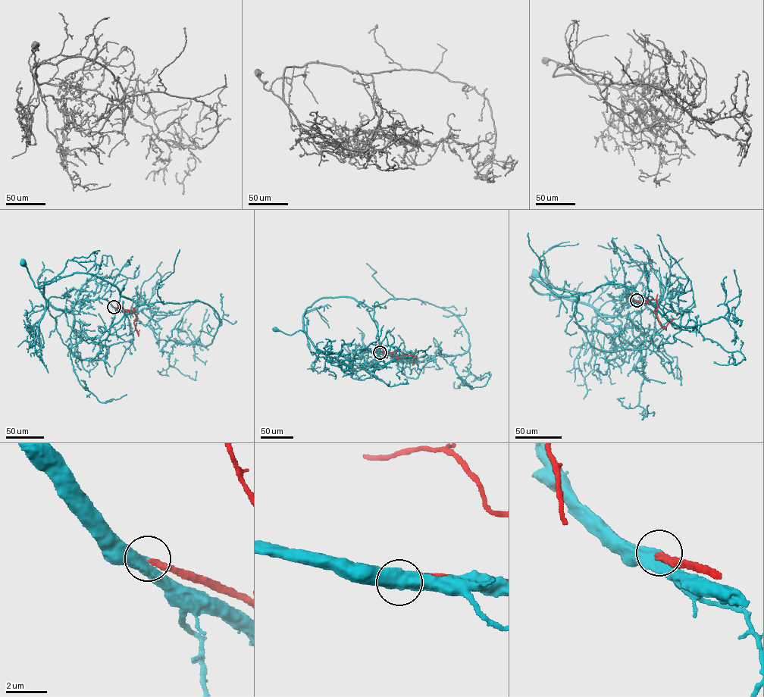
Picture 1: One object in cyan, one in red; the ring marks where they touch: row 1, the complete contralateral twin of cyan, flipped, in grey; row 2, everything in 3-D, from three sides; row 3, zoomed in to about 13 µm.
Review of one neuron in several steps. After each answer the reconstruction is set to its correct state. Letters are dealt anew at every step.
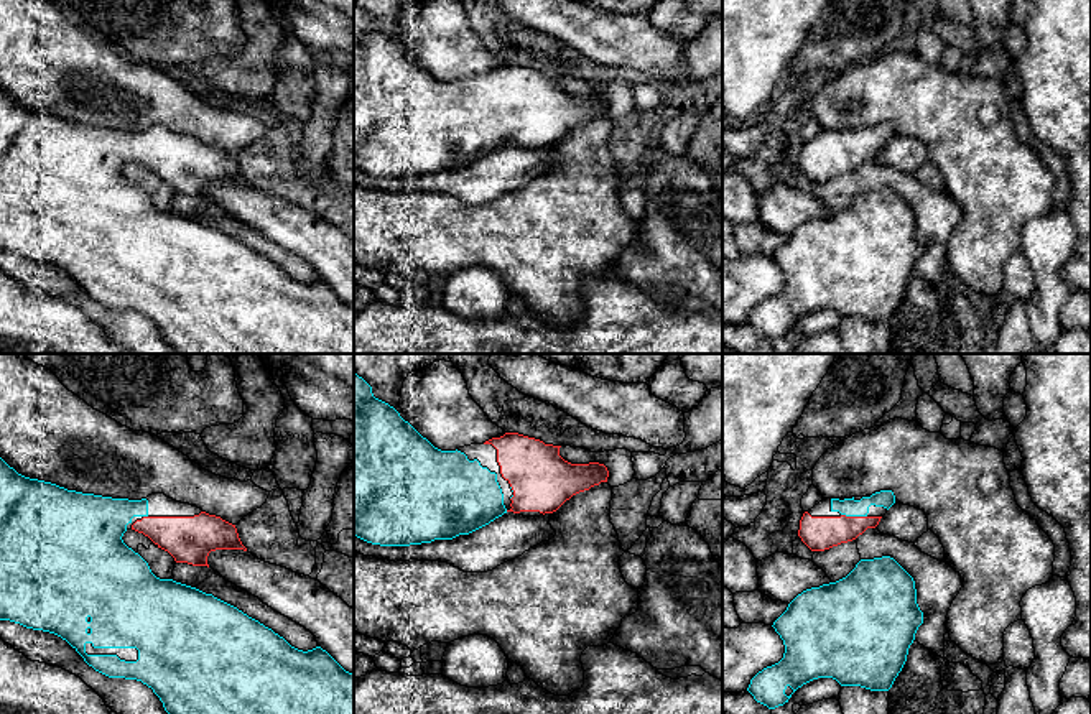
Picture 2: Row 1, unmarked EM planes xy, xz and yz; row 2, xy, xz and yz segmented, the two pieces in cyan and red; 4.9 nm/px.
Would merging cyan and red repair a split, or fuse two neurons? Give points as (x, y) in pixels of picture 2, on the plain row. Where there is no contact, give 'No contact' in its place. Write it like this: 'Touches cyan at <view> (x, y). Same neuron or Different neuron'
Touches cyan at yz (854, 147). Same neuron

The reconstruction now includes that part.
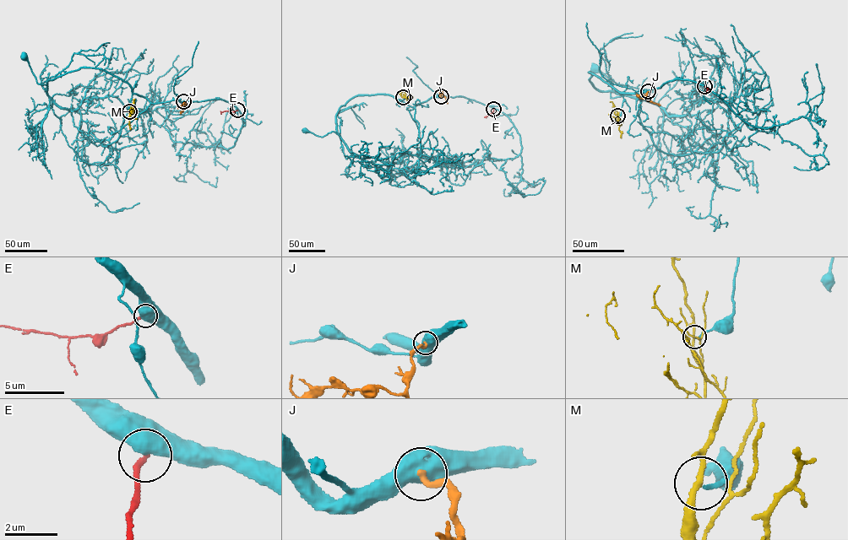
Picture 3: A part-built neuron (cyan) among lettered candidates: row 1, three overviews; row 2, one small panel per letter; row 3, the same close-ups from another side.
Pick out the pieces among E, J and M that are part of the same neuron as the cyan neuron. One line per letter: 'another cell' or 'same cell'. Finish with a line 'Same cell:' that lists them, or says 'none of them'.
E: another cell
J: another cell
M: another cell
Same cell: none of them

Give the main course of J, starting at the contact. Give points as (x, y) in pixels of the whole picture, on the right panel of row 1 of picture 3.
J: (648, 91), (646, 95), (638, 96), (649, 100)

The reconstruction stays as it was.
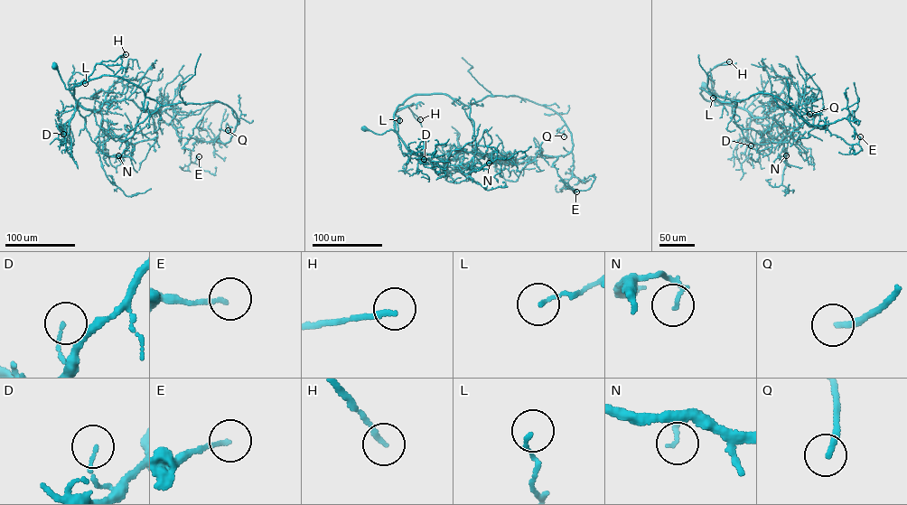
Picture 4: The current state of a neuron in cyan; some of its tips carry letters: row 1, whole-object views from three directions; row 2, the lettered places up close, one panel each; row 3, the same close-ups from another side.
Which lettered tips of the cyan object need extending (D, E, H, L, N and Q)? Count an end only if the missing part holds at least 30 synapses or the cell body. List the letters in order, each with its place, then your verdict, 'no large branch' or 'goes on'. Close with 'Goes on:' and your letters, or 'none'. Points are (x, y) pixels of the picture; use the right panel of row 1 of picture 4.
D: (751, 145) | no large branch
E: (860, 136) | goes on
H: (729, 61) | no large branch
L: (713, 98) | no large branch
N: (786, 155) | no large branch
Q: (809, 114) | goes on
Goes on: E, Q

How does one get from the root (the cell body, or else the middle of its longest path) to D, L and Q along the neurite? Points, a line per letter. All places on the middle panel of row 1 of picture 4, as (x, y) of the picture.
D: (364, 128), (379, 135), (393, 130), (406, 148), (421, 154), (422, 163), (424, 159)
L: (364, 128), (379, 135), (394, 130), (408, 152), (405, 155), (397, 136), (399, 120)
Q: (364, 128), (397, 134), (395, 112), (415, 95), (444, 94), (468, 106), (513, 96), (556, 113), (564, 136)

